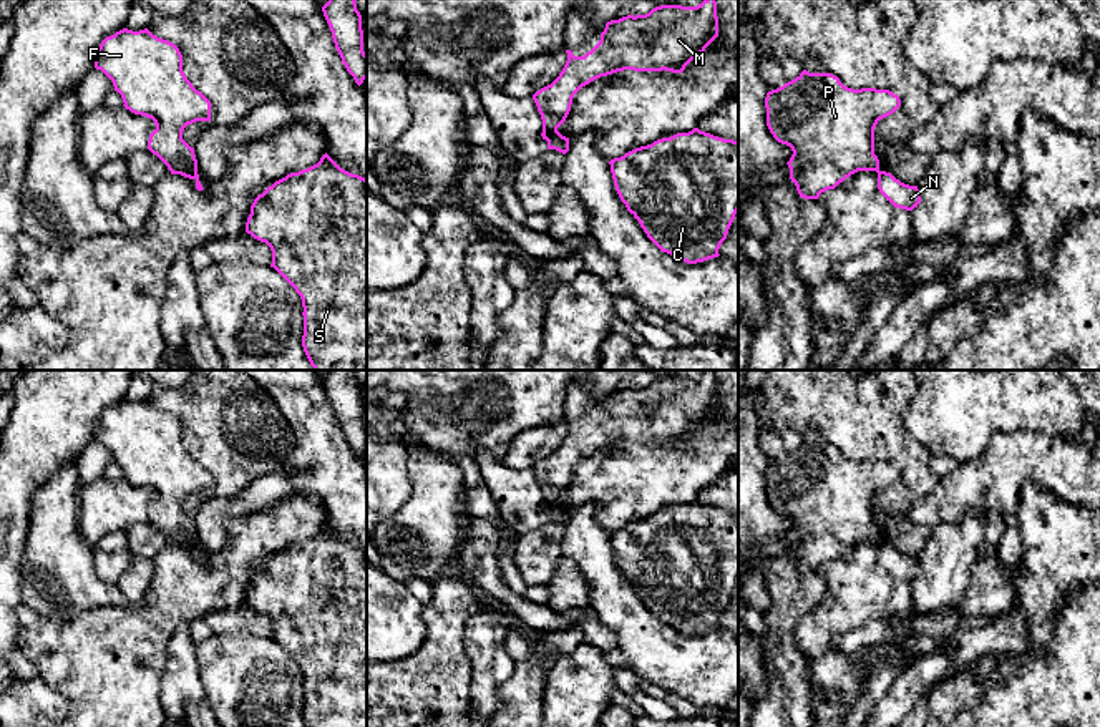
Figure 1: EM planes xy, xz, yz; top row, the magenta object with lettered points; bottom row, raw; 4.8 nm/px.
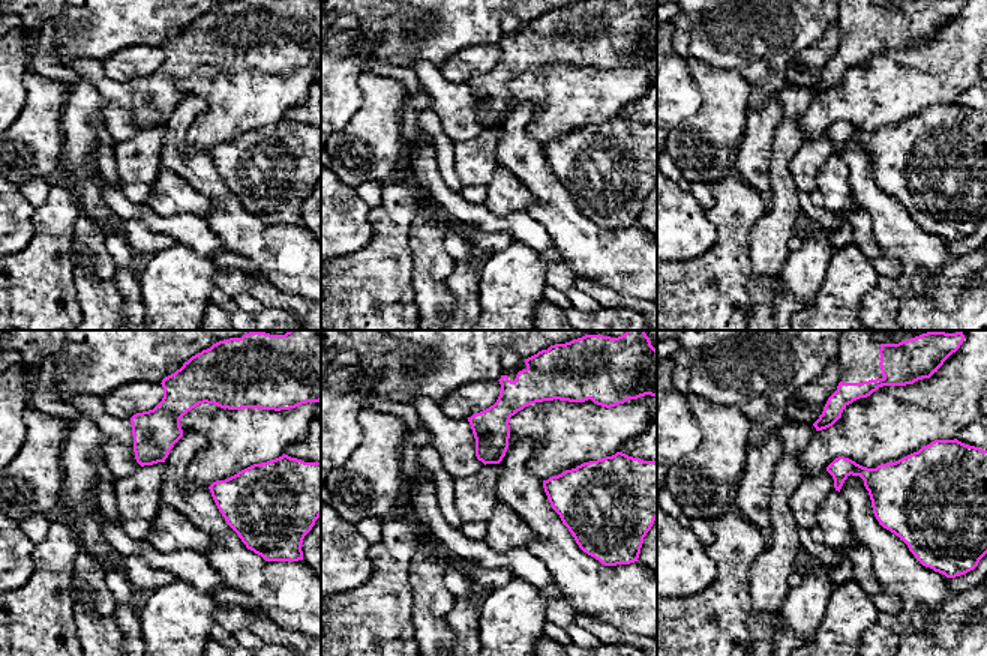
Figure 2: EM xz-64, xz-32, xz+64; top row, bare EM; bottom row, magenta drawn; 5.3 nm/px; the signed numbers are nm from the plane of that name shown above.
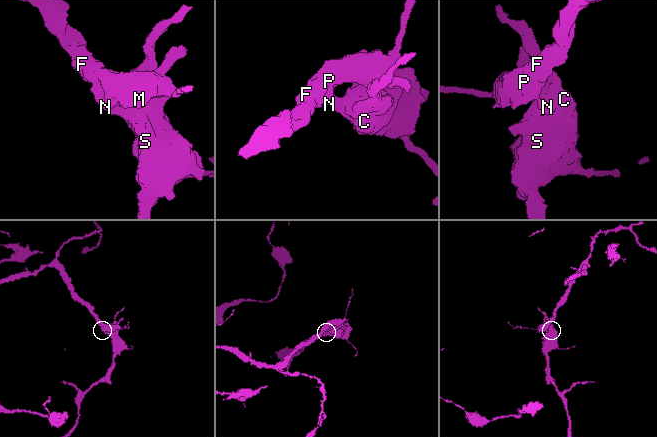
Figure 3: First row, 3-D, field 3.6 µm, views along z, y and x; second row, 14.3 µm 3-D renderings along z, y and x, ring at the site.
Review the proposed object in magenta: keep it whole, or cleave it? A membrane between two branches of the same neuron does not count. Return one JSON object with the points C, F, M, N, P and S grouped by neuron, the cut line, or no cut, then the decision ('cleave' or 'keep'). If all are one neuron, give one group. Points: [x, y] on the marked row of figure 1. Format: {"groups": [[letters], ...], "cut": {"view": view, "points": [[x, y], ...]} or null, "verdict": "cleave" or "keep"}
{"groups": [["C", "N", "S"], ["F", "M", "P"]], "cut": {"view": "xz", "points": [[564, 136], [548, 141]]}, "verdict": "cleave"}

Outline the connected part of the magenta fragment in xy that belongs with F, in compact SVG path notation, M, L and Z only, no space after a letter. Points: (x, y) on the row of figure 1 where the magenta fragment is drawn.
M123 28L101 41L95 68L113 81L126 110L154 121L156 129L149 134L148 149L168 166L171 174L197 173L194 148L183 139L183 131L196 121L211 121L212 105L186 78L179 48L148 28L139 32Z

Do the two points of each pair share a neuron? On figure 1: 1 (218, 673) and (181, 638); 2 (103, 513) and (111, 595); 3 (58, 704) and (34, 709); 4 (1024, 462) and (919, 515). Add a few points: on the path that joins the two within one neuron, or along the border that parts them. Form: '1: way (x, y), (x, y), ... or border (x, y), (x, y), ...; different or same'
1: border (194, 646), (199, 681), (204, 689); different
2: border (78, 510), (78, 530), (93, 548); different
3: way (52, 706), (40, 706); same
4: way (997, 475), (991, 482), (961, 492), (946, 503); same

